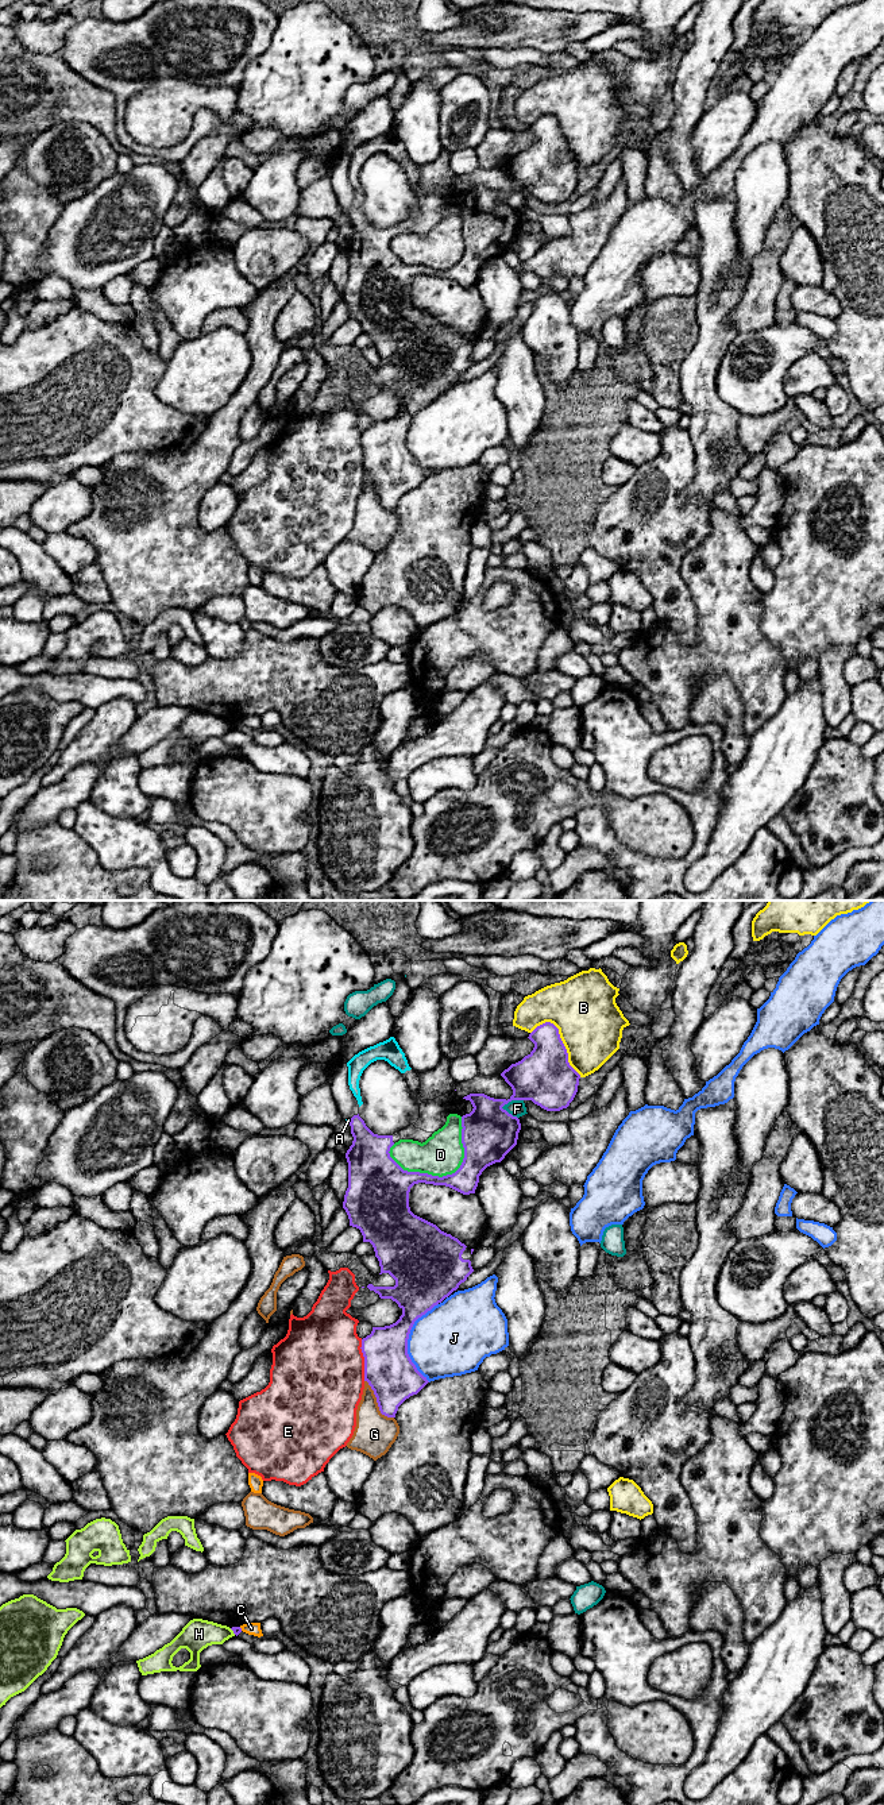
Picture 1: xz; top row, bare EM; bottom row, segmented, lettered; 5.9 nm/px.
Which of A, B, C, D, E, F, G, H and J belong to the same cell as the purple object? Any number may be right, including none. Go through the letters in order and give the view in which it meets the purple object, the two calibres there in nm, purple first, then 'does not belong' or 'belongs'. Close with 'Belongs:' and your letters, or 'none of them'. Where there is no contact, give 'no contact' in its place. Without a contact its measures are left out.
A: xz | 260/20 nm | belongs
B: xz | 320/380 nm | does not belong
C: xz | 50/80 nm | does not belong
D: xz | 200/240 nm | does not belong
E: xz | 300/480 nm | does not belong
F: xz | 320/100 nm | does not belong
G: xz | 300/240 nm | does not belong
H: xz | 50/180 nm | does not belong
J: xz | 300/420 nm | does not belong
Belongs: A

